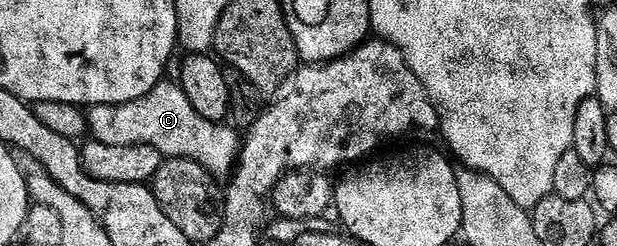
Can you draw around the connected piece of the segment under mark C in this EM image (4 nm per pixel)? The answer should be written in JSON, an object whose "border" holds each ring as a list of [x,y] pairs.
{"border":[[[163,80],[140,100],[128,104],[100,104],[85,111],[86,128],[91,139],[108,145],[152,145],[167,158],[191,158],[215,176],[225,175],[235,165],[240,149],[240,134],[233,125],[204,120],[184,96],[174,80]]]}

